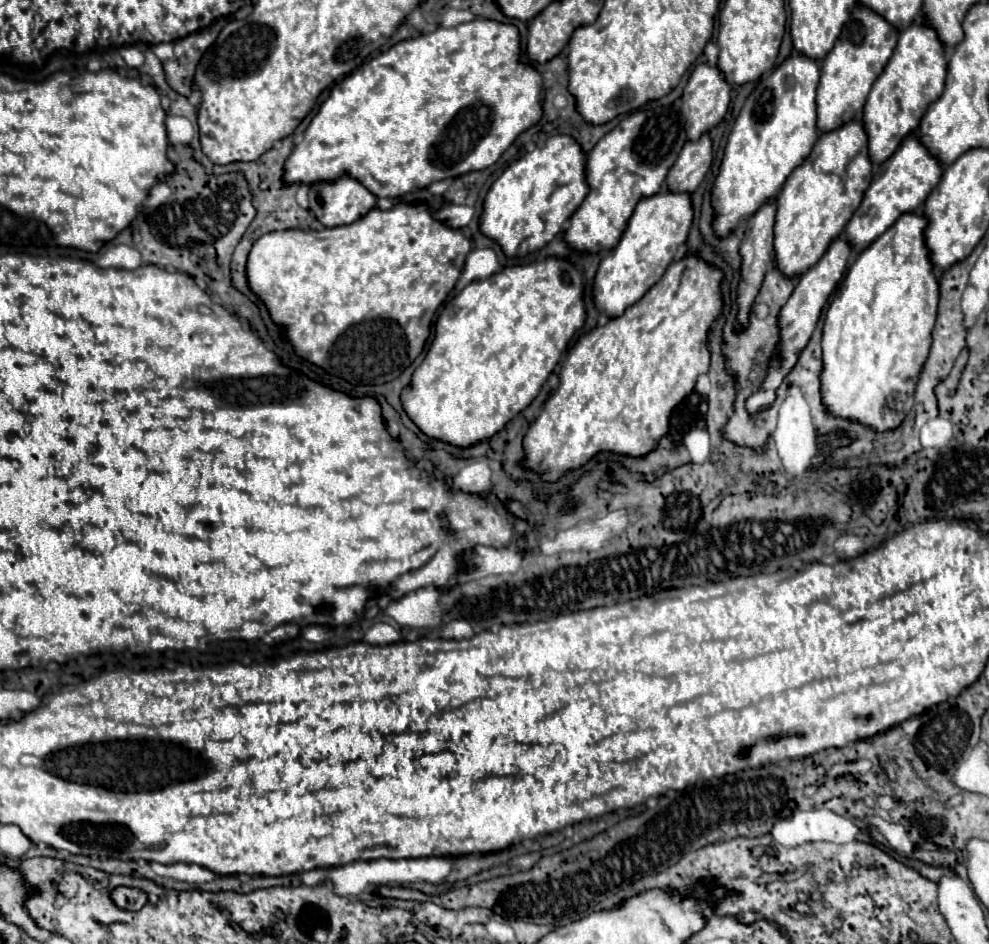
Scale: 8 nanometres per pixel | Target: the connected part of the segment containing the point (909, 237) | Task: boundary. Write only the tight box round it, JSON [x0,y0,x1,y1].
[821,214,939,434]

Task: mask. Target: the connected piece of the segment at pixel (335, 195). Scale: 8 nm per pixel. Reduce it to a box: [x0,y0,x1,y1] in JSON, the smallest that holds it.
[309,176,377,226]

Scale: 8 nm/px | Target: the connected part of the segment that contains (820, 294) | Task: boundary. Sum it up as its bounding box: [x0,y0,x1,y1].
[745,238,851,416]

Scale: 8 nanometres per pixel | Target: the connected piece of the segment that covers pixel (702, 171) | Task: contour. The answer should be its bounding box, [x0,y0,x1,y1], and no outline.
[667,134,711,194]

